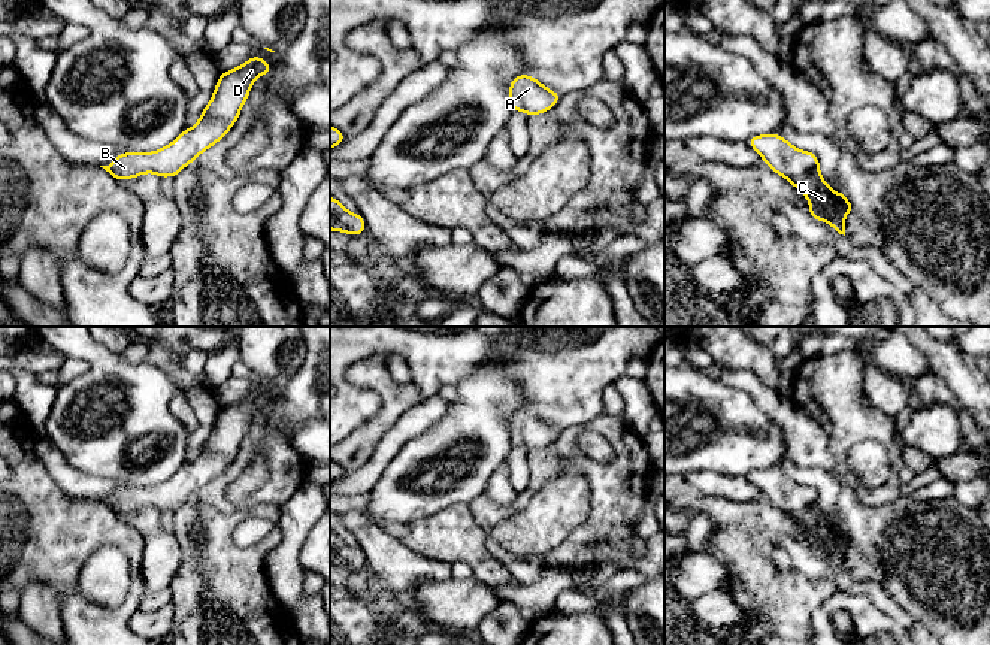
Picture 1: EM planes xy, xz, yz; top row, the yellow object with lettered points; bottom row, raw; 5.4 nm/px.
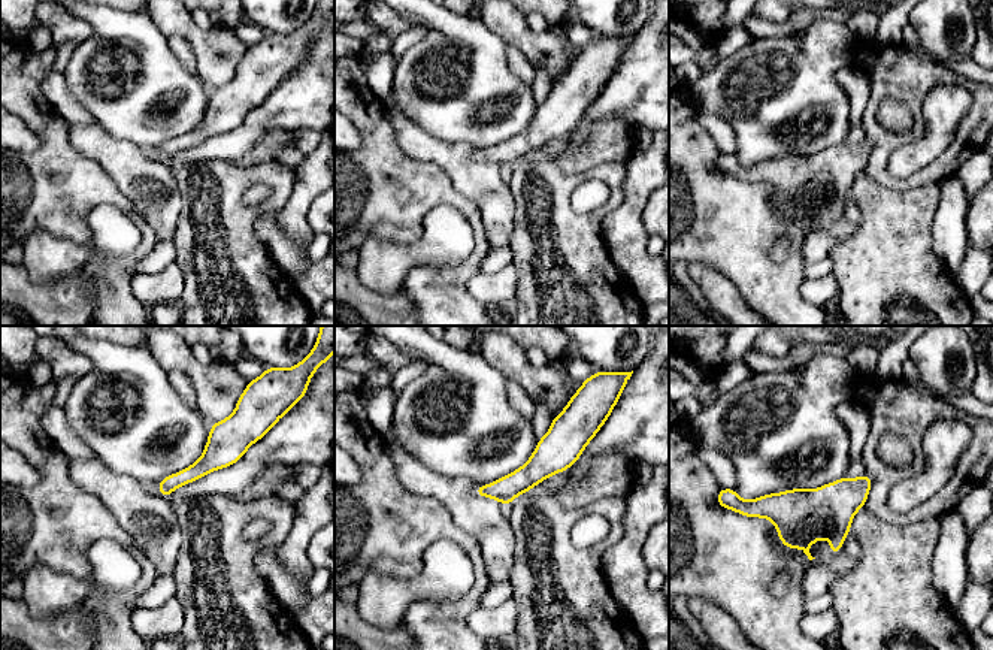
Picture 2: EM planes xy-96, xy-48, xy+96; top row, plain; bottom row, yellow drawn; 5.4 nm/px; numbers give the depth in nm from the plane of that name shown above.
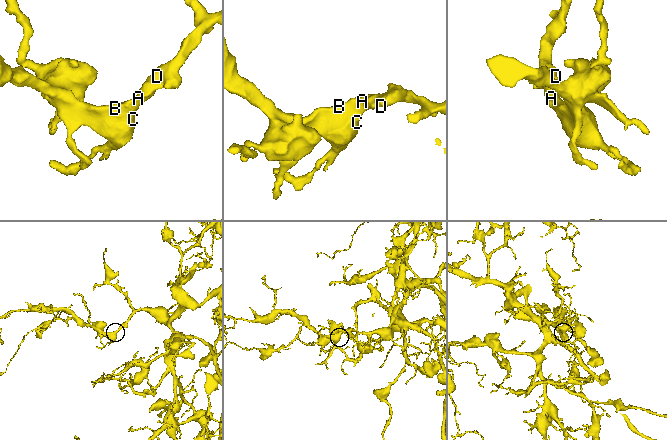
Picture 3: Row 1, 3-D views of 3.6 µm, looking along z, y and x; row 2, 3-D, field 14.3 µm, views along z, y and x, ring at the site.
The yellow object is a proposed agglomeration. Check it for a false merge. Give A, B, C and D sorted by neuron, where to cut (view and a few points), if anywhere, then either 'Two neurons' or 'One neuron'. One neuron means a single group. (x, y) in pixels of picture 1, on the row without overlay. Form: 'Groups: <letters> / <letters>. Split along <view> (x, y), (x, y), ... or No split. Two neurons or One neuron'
Groups: A B C D. No split. One neuron

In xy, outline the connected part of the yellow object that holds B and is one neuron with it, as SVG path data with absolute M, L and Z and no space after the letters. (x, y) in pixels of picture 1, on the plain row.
M257 390L233 405L221 406L214 429L194 461L184 464L161 484L145 488L121 487L110 499L100 502L116 515L133 514L142 508L155 508L161 514L175 512L228 467L239 452L252 417L266 408L272 408L272 402Z

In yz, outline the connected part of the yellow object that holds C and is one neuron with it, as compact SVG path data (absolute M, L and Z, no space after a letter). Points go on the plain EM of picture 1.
M781 469L753 470L747 478L775 508L785 512L811 536L806 546L812 552L830 558L845 570L845 548L856 546L856 542L848 536L844 523L836 529L823 514L814 487L797 484Z

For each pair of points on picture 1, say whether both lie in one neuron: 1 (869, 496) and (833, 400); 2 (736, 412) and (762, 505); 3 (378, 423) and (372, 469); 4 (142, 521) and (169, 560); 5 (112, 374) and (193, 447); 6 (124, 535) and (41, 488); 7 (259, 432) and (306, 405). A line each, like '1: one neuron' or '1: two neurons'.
1: one neuron
2: two neurons
3: two neurons
4: one neuron
5: two neurons
6: one neuron
7: two neurons

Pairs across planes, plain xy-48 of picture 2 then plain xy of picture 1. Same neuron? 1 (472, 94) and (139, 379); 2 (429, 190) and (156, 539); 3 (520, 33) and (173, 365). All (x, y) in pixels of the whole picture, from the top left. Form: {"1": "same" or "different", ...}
{"1": "same", "2": "different", "3": "same"}

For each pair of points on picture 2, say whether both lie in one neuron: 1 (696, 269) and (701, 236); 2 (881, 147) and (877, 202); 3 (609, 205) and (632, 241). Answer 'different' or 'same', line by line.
1: different
2: different
3: different

